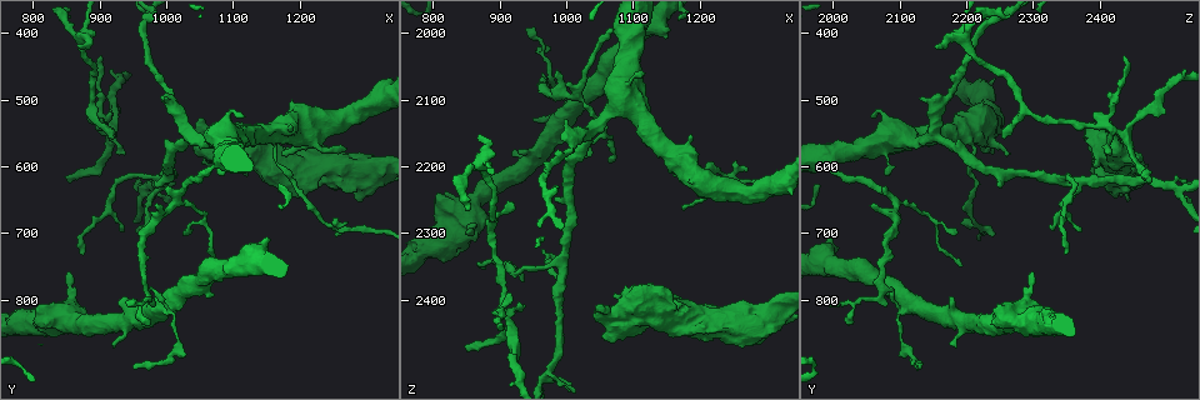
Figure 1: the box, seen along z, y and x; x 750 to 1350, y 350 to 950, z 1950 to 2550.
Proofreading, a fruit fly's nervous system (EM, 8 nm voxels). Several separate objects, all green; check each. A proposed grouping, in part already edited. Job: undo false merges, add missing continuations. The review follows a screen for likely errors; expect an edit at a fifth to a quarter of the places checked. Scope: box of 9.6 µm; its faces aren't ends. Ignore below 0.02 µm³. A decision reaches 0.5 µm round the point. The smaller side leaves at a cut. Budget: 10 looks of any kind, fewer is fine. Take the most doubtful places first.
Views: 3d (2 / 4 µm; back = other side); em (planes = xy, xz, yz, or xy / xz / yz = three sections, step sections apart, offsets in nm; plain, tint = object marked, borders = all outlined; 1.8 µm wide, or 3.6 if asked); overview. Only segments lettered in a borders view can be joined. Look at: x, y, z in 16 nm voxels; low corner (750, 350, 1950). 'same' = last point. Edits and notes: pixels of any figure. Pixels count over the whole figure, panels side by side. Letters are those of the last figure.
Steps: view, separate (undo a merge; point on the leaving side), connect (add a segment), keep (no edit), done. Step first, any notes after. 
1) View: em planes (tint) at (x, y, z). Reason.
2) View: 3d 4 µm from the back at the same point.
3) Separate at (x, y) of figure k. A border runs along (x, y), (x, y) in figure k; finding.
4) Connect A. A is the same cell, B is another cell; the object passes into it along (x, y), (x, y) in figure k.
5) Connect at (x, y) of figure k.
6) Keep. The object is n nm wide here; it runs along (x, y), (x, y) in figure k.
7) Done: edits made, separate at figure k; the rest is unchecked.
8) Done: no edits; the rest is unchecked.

View: 3d 4 µm at (915, 555, 2250). An open end.

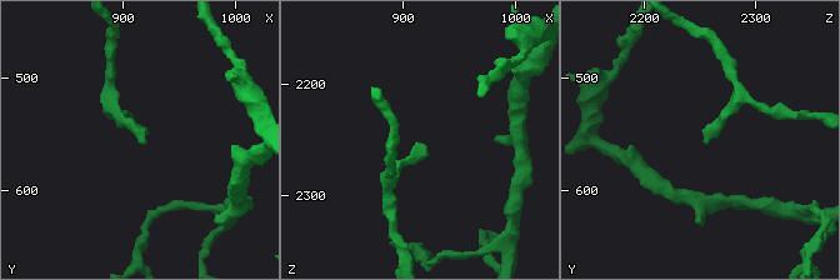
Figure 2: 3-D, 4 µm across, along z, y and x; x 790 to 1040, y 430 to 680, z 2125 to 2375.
View: em 3.6 µm xy step 16 (tint) at (914, 554, 2256). Shape alone is not enough.

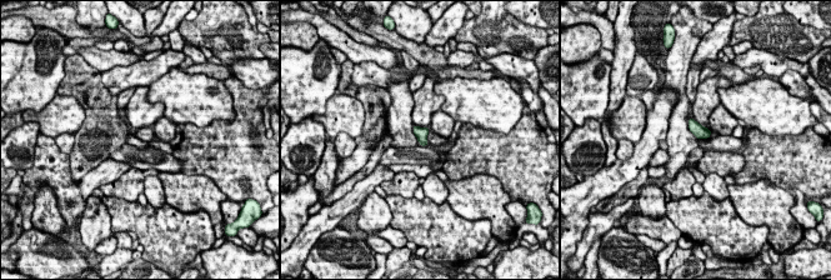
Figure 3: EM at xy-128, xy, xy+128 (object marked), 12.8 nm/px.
View: em 3.6 µm planes (borders) at the same point. Cut it another way.

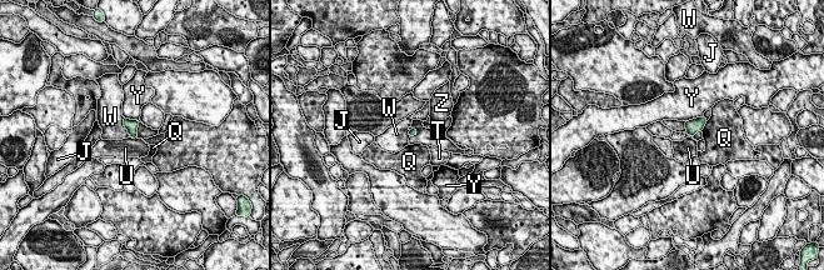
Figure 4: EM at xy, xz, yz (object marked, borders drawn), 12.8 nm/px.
Keep. J, Q, T, U, W, Y and Z are other cells; a border runs along (123, 118), (123, 125), (129, 135) in figure 4; none of them fits.

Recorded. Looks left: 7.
View: 3d 4 µm at (870, 425, 2155). Free end.

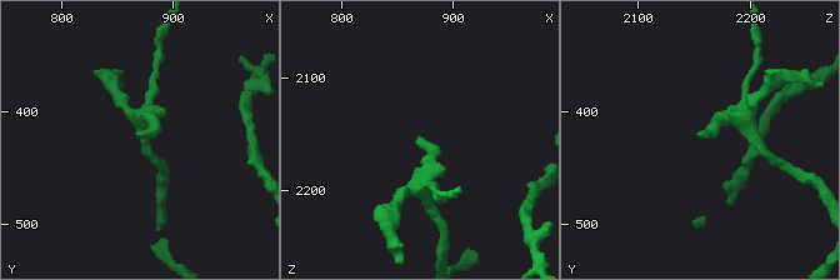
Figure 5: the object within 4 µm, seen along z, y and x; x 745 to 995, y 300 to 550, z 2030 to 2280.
View: em 3.6 µm planes (borders) at (870, 422, 2152). Now the EM.

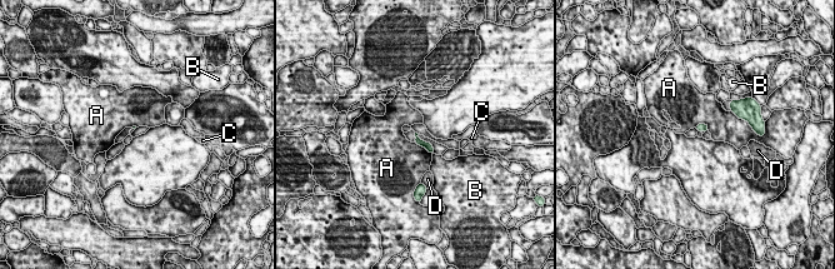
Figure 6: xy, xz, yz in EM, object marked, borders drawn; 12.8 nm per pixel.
Keep. A, B, C and D are other cells; a border runs along (694, 126), (705, 124), (709, 130) in figure 6; none of them fits.

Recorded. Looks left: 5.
View: 3d 4 µm at (910, 550, 2435). Branch point.

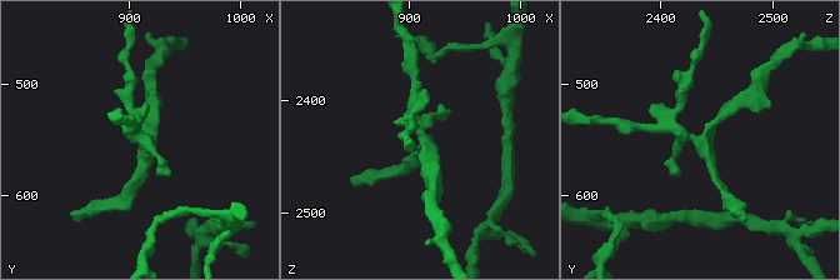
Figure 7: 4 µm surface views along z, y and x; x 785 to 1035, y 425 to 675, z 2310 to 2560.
View: em planes (tint) at (914, 550, 2432).

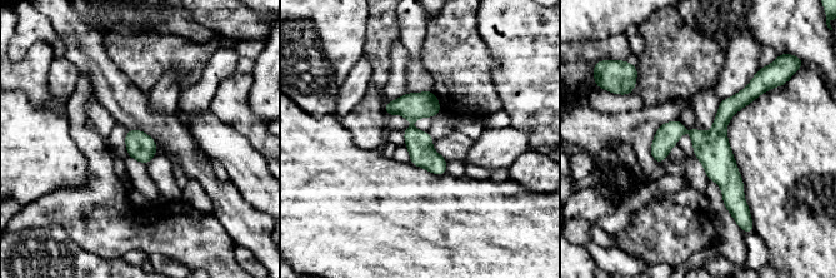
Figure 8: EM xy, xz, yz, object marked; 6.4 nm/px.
View: em planes (borders) at the same point.

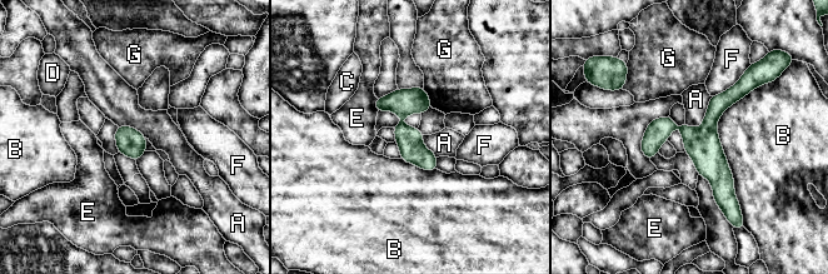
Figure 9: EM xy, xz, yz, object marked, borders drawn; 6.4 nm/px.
Keep. A, B, C, D, E, F and G are other cells; a border runs along (712, 96), (703, 123), (687, 125) in figure 9; all the same neuron.

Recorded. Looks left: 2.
Done: no edits; the rest is unchecked.

